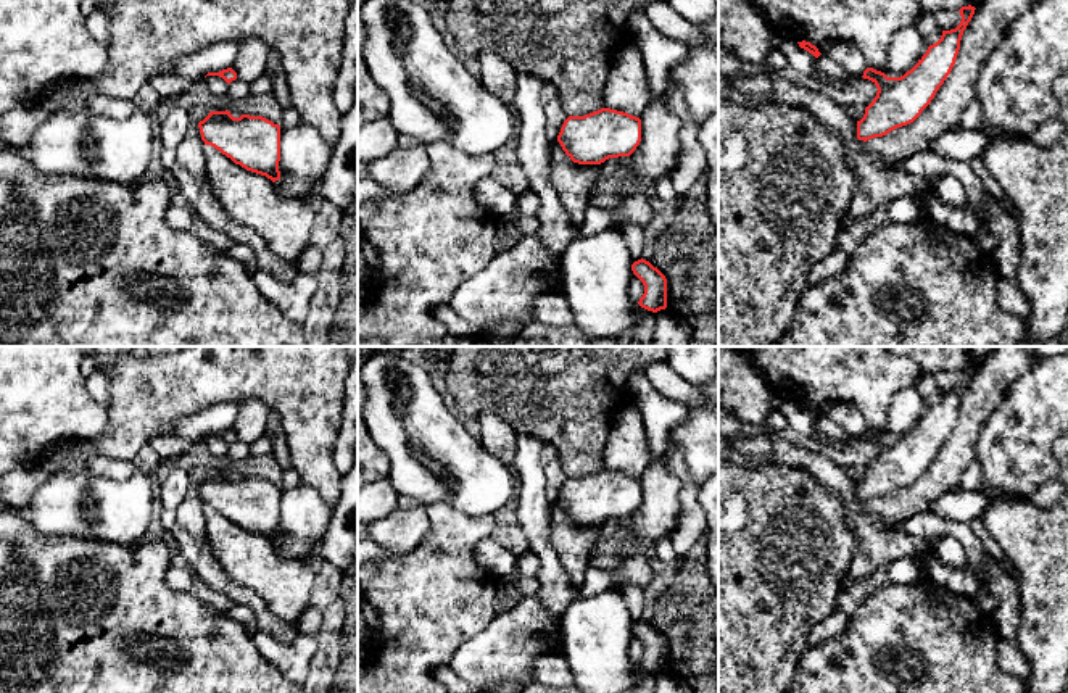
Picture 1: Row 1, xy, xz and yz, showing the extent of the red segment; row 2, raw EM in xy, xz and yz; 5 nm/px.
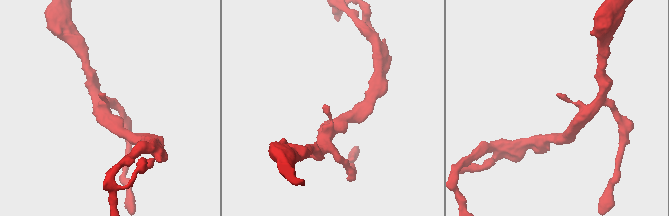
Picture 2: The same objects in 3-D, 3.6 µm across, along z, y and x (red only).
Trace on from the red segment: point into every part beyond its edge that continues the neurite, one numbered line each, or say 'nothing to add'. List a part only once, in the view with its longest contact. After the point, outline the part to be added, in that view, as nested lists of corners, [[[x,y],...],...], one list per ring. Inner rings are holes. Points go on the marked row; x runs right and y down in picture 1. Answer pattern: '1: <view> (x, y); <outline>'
nothing to add

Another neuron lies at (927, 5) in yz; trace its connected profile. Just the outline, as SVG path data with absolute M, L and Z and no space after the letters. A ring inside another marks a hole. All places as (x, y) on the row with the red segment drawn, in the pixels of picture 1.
M915 0L921 11L938 11L938 10L960 10L962 6L978 6L981 0Z

